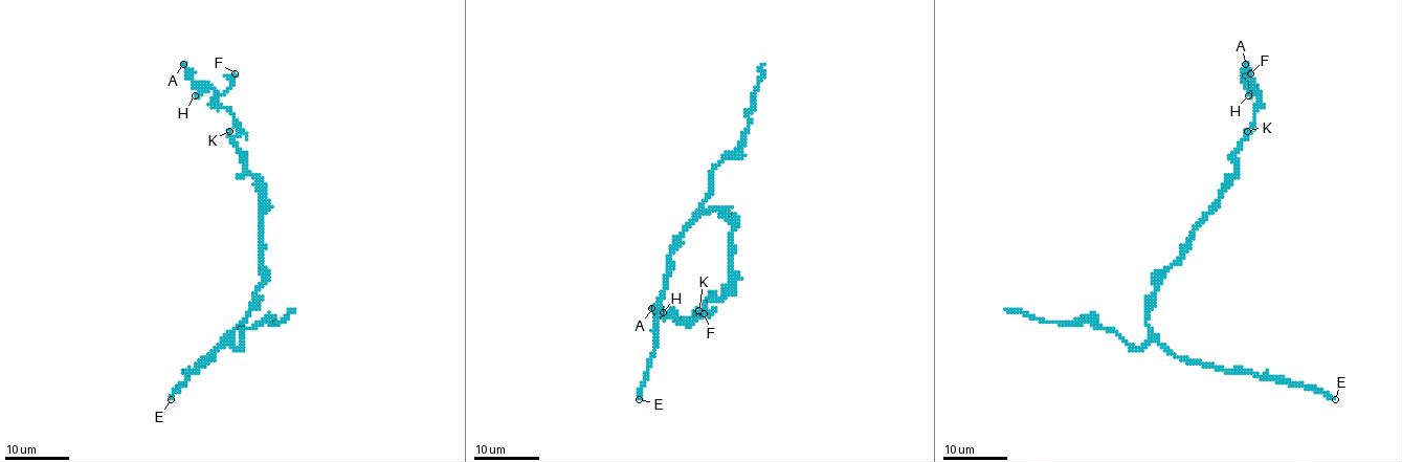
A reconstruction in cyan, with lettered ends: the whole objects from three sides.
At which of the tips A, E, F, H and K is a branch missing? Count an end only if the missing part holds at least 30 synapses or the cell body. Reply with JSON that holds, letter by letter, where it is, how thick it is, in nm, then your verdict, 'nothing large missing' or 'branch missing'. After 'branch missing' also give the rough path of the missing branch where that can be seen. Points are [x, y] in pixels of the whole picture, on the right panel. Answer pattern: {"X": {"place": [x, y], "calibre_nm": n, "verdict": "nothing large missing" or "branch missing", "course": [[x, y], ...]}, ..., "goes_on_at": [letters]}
{"A": {"place": [1245, 64], "calibre_nm": 220, "verdict": "nothing large missing"}, "E": {"place": [1335, 399], "calibre_nm": 170, "verdict": "nothing large missing"}, "F": {"place": [1250, 73], "calibre_nm": 160, "verdict": "nothing large missing"}, "H": {"place": [1248, 95], "calibre_nm": 190, "verdict": "nothing large missing"}, "K": {"place": [1247, 131], "calibre_nm": 180, "verdict": "nothing large missing"}, "goes_on_at": []}

